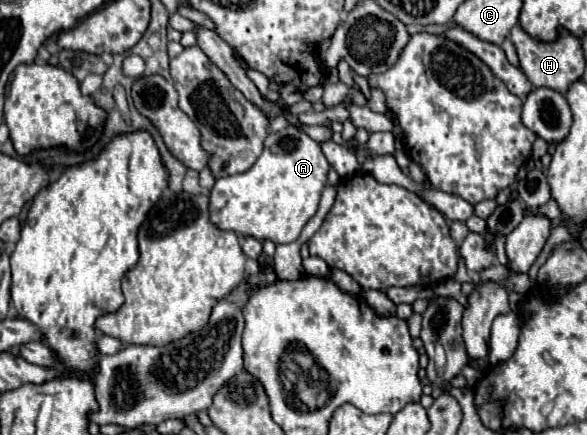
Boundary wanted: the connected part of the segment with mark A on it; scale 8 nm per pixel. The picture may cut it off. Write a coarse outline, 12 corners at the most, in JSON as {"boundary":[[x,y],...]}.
{"boundary":[[288,125],[210,193],[212,223],[276,245],[314,217],[330,163]]}

